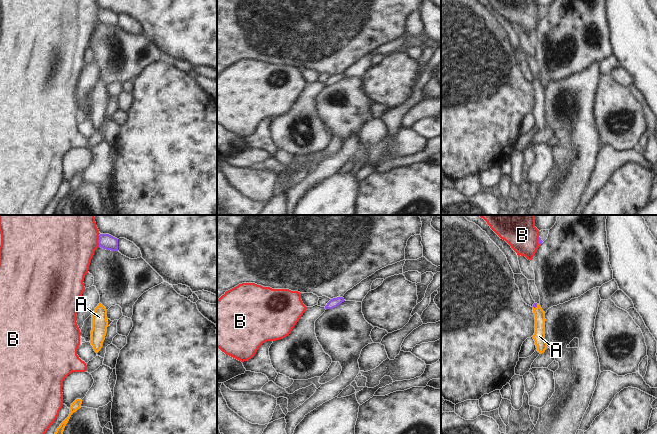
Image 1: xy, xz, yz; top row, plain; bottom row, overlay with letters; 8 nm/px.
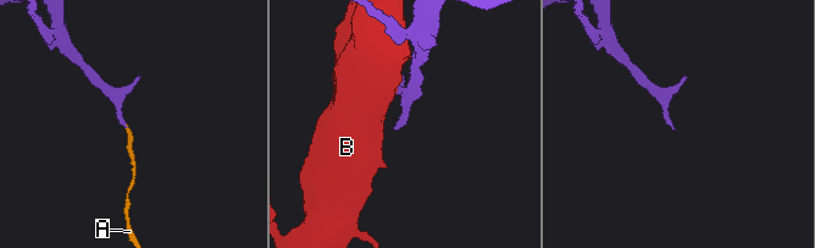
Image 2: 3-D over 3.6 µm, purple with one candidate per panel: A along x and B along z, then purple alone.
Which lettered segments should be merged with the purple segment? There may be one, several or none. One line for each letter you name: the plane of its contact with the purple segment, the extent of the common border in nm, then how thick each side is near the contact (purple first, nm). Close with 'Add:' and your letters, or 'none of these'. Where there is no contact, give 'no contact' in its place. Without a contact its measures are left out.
A: meets purple in yz; contact 50 nm long; 30 nm thick on the purple side, 100 nm on the other
Add: A

